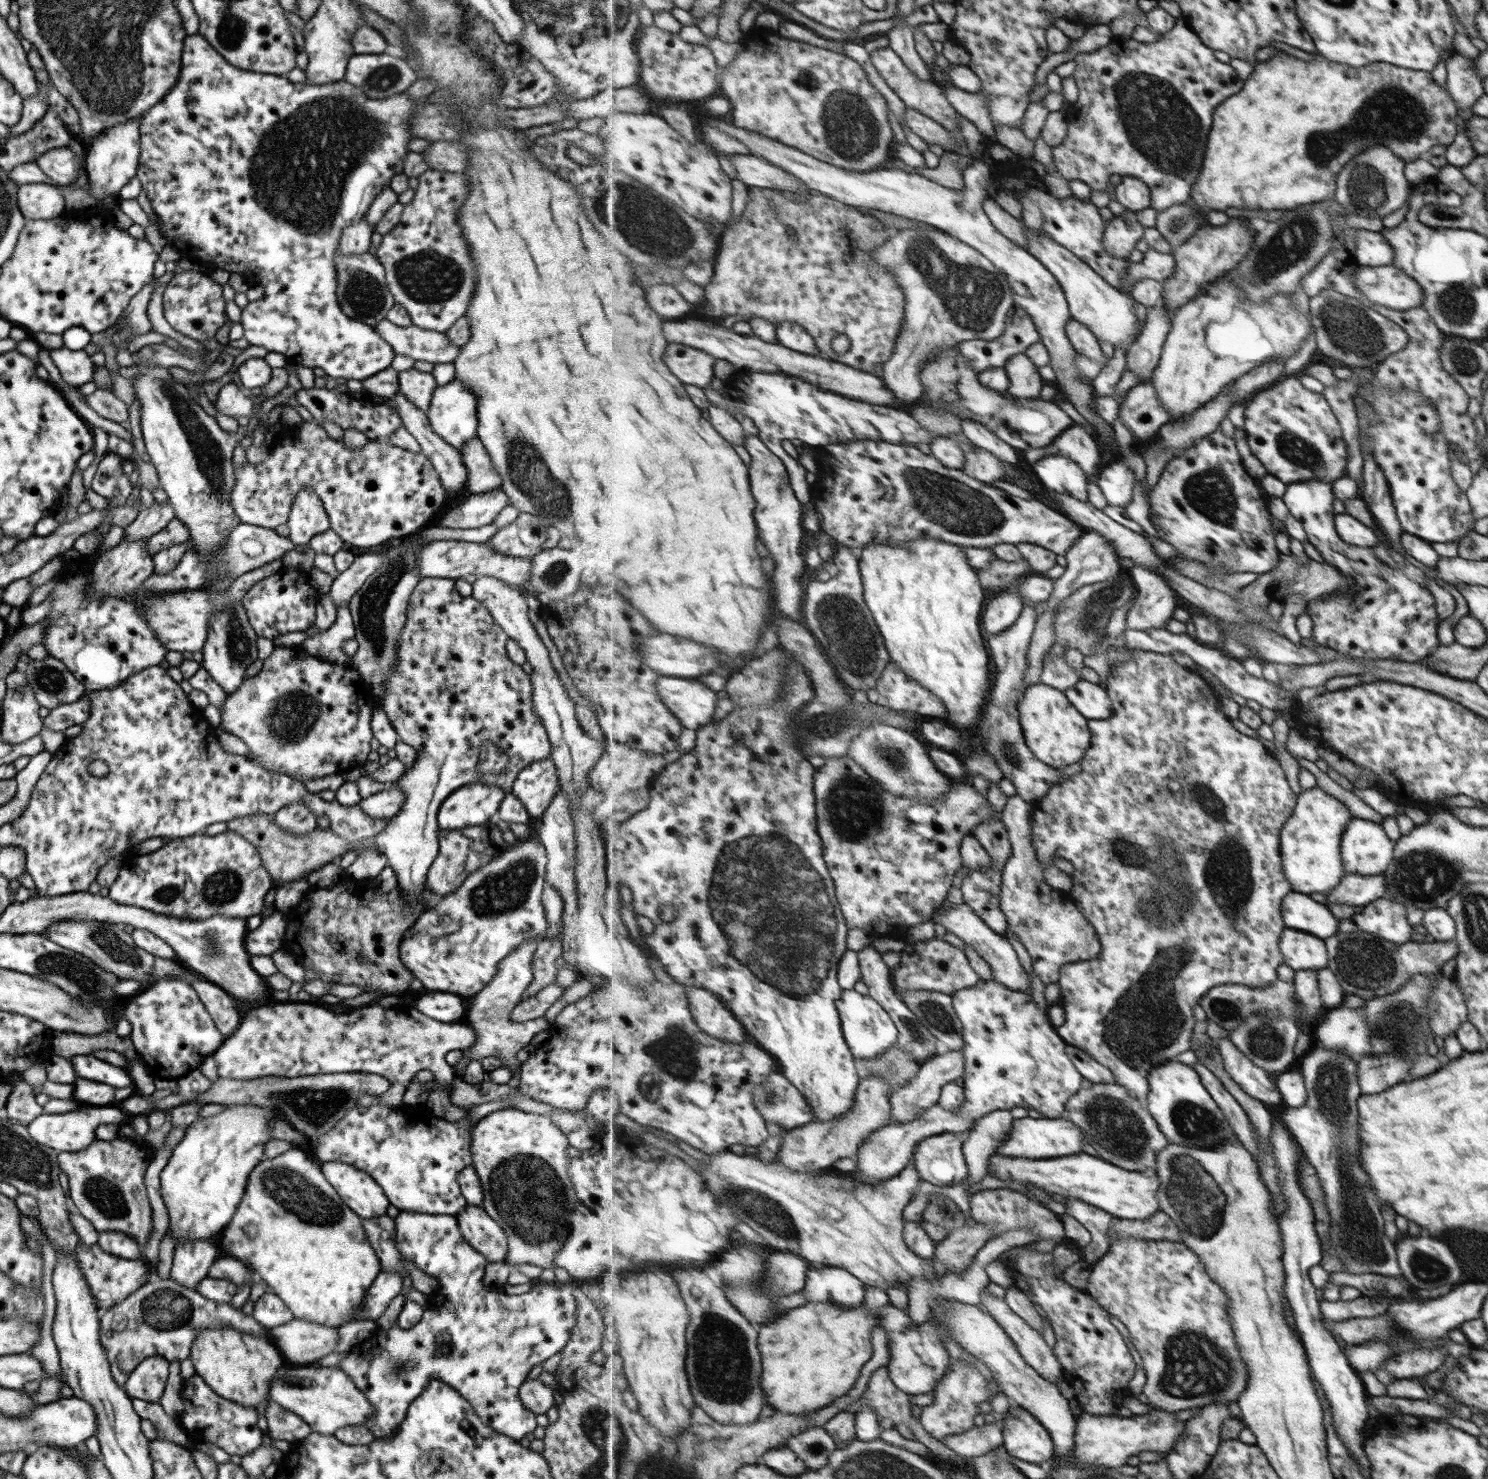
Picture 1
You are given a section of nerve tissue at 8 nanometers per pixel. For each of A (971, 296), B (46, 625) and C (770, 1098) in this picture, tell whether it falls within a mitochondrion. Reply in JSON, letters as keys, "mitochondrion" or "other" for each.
{"A":"mitochondrion","B":"other","C":"mitochondrion"}

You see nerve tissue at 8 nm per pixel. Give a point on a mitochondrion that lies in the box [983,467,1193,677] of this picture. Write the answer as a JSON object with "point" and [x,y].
{"point":[1103,598]}

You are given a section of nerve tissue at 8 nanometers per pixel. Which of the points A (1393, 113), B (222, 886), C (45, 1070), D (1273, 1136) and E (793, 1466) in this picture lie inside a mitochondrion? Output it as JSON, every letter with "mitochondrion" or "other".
{"A":"mitochondrion","B":"mitochondrion","C":"other","D":"other","E":"other"}

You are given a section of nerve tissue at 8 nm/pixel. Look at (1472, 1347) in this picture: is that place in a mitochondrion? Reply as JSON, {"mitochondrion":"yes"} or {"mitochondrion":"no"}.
{"mitochondrion":"no"}

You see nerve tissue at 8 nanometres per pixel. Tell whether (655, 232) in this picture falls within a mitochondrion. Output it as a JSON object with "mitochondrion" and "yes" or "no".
{"mitochondrion":"yes"}

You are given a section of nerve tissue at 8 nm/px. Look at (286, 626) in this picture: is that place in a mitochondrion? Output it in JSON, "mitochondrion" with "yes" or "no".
{"mitochondrion":"no"}

